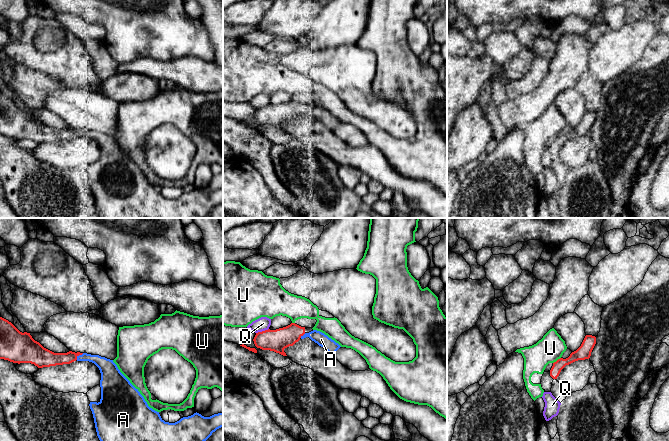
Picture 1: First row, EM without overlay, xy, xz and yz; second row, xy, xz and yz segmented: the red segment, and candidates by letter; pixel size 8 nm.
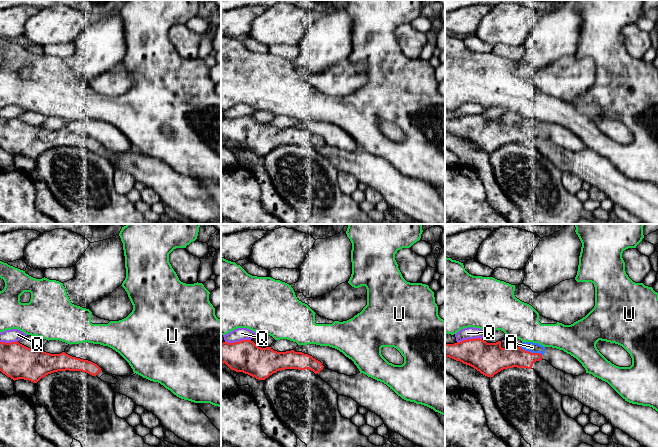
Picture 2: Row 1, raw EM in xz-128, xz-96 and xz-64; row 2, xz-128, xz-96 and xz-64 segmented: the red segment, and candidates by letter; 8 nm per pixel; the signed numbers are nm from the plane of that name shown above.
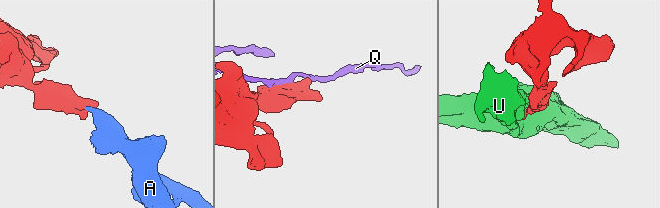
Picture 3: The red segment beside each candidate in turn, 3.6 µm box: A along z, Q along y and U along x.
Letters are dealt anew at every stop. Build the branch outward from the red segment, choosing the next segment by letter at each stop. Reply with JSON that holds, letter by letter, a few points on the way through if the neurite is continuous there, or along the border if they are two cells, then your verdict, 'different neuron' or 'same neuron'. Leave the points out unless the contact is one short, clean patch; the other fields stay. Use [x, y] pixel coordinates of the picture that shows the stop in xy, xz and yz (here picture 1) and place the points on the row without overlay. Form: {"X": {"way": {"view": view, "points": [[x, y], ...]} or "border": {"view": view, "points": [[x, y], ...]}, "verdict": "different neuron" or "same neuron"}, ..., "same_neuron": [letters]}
{"A": {"verdict": "same neuron"}, "Q": {"verdict": "different neuron"}, "U": {"border": {"view": "yz", "points": [[560, 133], [553, 139]]}, "verdict": "different neuron"}, "same_neuron": ["A"]}

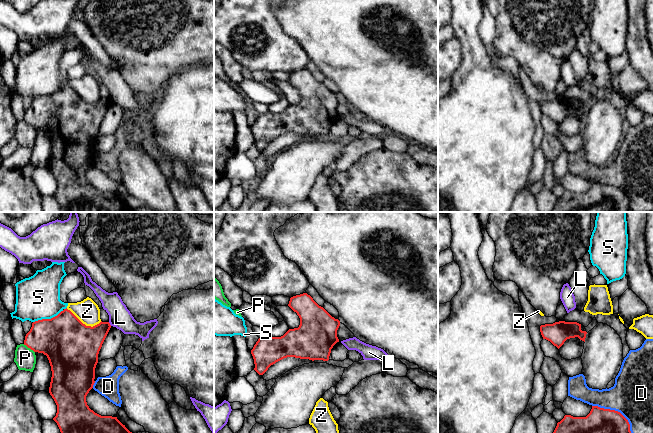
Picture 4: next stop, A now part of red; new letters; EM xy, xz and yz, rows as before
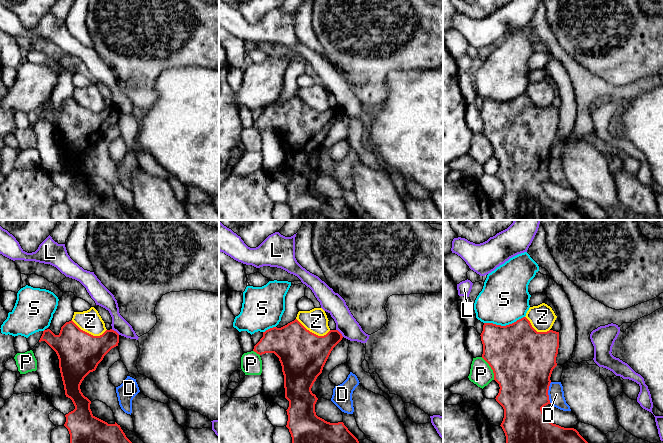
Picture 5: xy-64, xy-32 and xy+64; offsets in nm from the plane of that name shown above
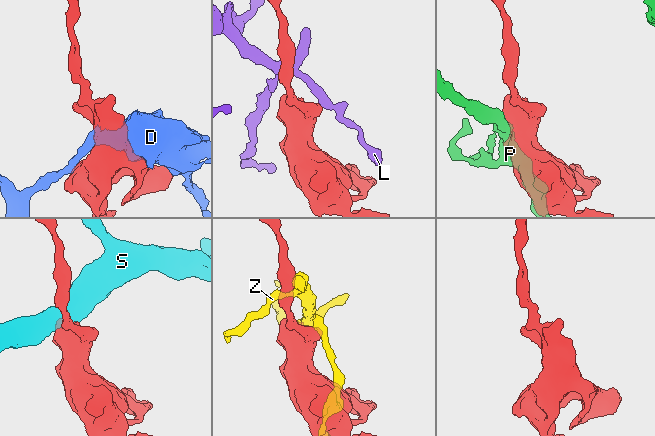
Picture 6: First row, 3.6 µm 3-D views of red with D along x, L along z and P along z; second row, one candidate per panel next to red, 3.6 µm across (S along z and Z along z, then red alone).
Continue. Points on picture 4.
{"D": {"verdict": "different neuron"}, "L": {"border": {"view": "xy", "points": [[108, 98], [111, 101]]}, "verdict": "different neuron"}, "P": {"verdict": "different neuron"}, "S": {"border": {"view": "xy", "points": [[66, 83], [50, 94], [42, 94], [33, 98]]}, "verdict": "different neuron"}, "Z": {"verdict": "different neuron"}, "same_neuron": []}

